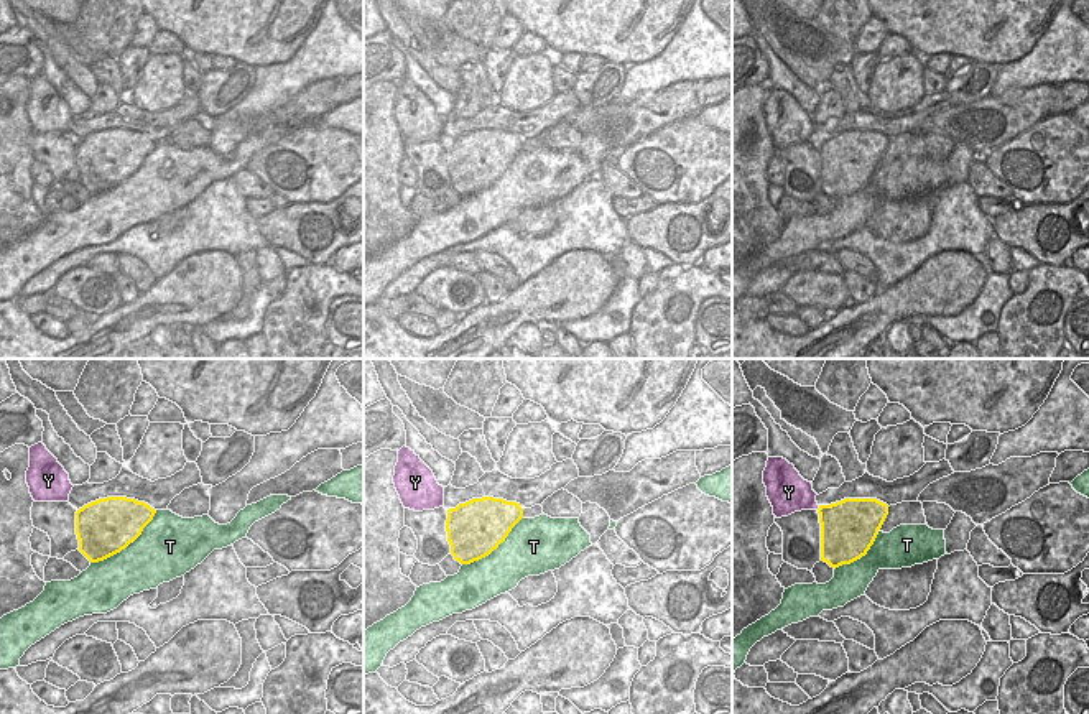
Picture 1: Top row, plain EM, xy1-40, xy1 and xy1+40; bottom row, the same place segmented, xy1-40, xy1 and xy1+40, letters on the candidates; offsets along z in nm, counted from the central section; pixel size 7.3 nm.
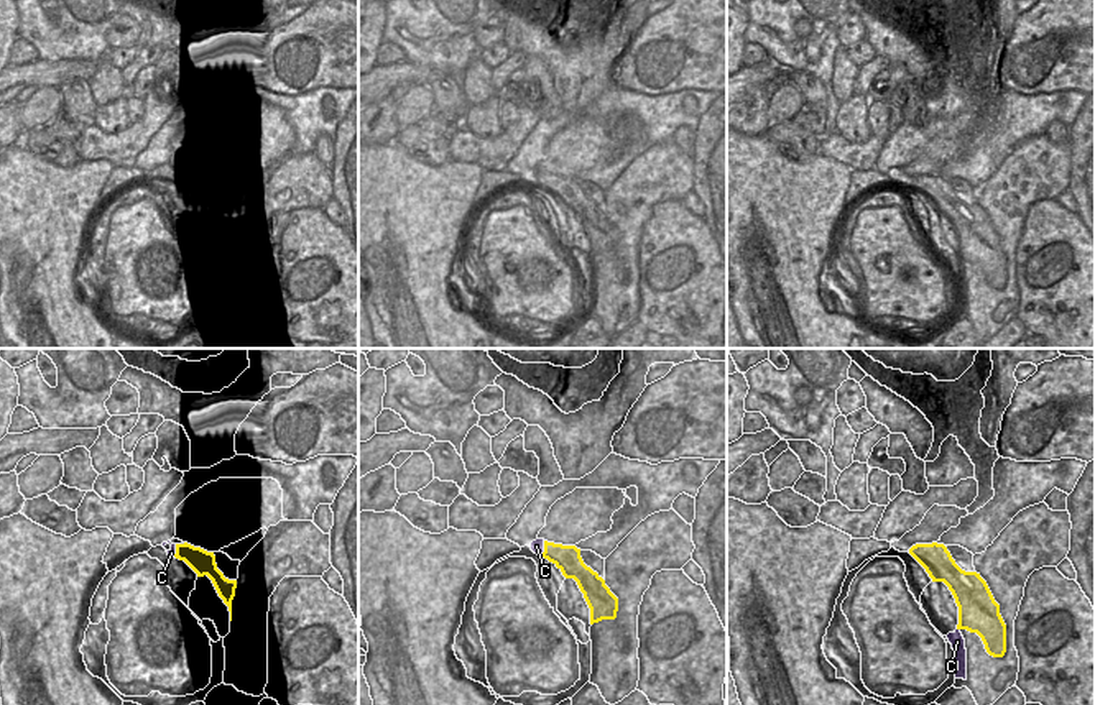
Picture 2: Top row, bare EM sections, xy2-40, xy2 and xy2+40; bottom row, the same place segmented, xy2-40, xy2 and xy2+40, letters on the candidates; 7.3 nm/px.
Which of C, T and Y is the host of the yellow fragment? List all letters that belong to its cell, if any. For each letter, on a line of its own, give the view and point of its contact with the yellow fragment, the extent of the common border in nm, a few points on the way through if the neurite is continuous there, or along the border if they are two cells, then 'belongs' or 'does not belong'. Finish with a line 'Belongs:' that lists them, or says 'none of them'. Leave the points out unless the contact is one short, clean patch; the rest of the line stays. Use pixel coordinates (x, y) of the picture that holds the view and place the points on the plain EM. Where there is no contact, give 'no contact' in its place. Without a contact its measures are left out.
C: meets yellow in xy2 at (545, 181); contact 120 nm long; does not belong
T: meets yellow in xy1-40 at (127, 176); contact 650 nm long; does not belong
Y: meets yellow in xy1+40 at (820, 139); contact 50 nm long; border along xy1+40 (820, 137), (816, 140); does not belong
Belongs: none of them

